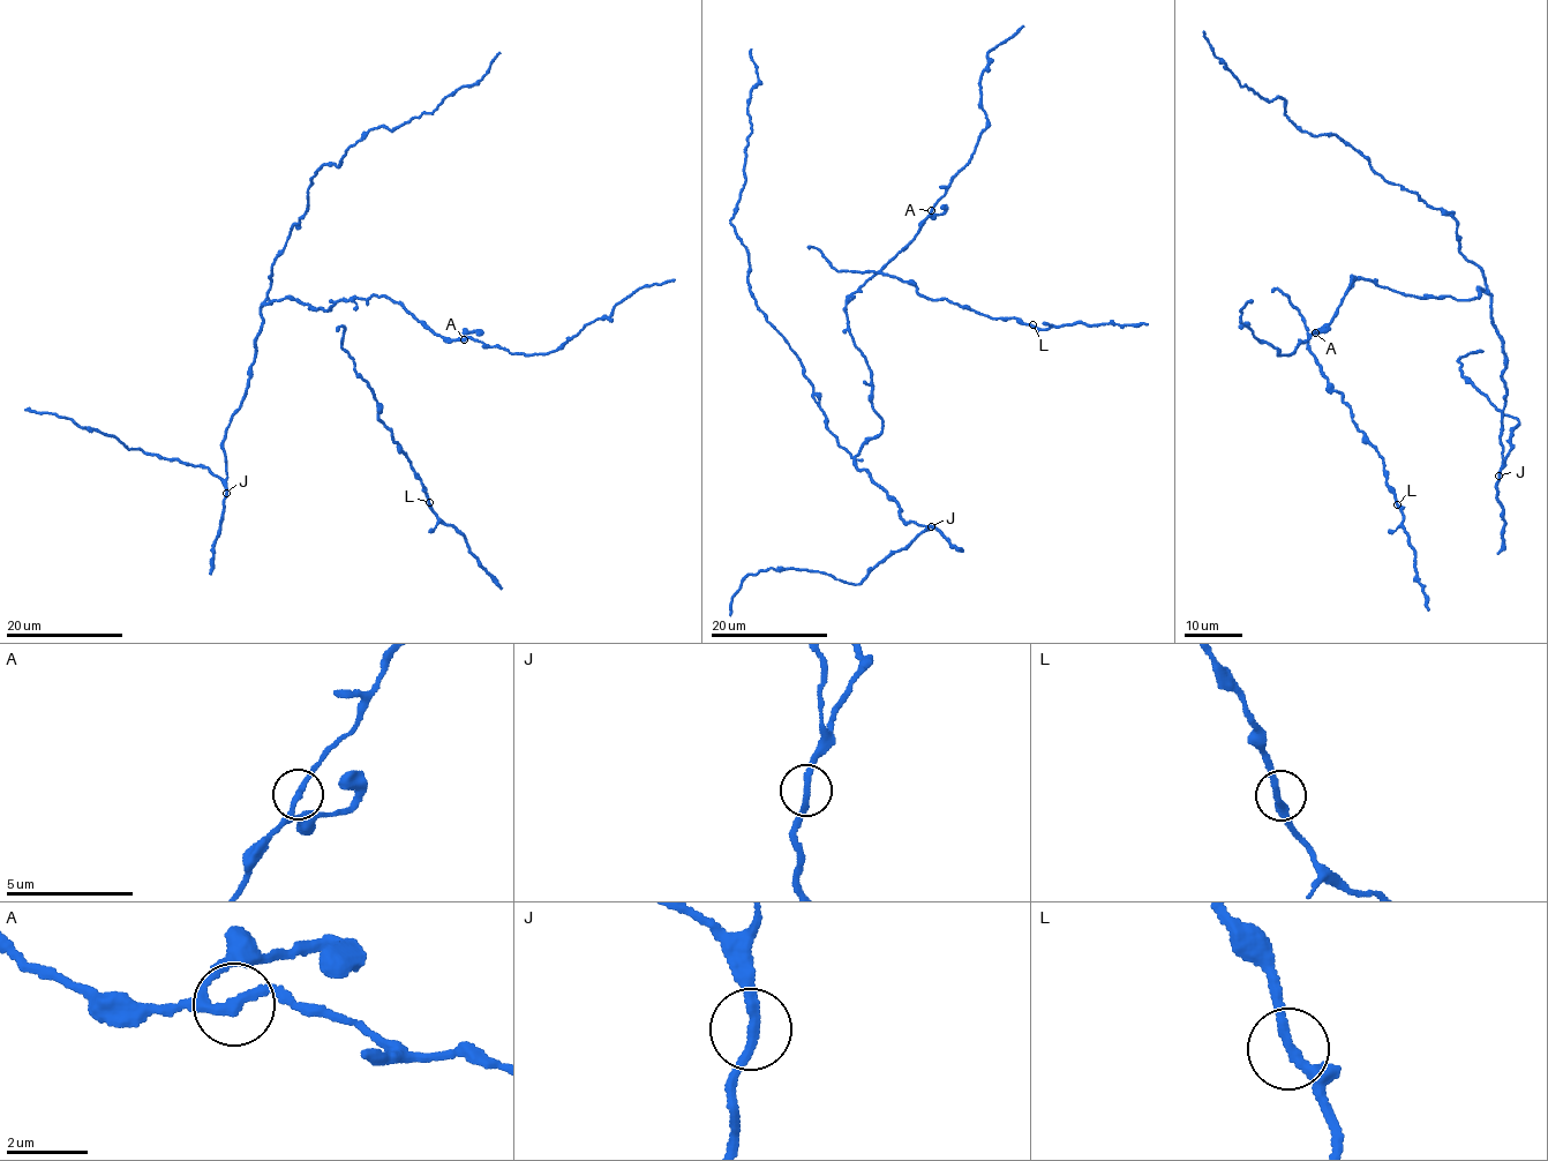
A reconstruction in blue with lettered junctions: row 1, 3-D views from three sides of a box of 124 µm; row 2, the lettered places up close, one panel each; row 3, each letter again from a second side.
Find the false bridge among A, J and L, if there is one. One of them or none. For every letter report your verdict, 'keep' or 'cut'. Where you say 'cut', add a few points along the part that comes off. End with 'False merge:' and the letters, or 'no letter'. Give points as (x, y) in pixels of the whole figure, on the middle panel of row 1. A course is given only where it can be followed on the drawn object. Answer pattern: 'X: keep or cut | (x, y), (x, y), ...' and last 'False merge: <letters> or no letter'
A: keep
J: keep
L: keep
False merge: no letter

